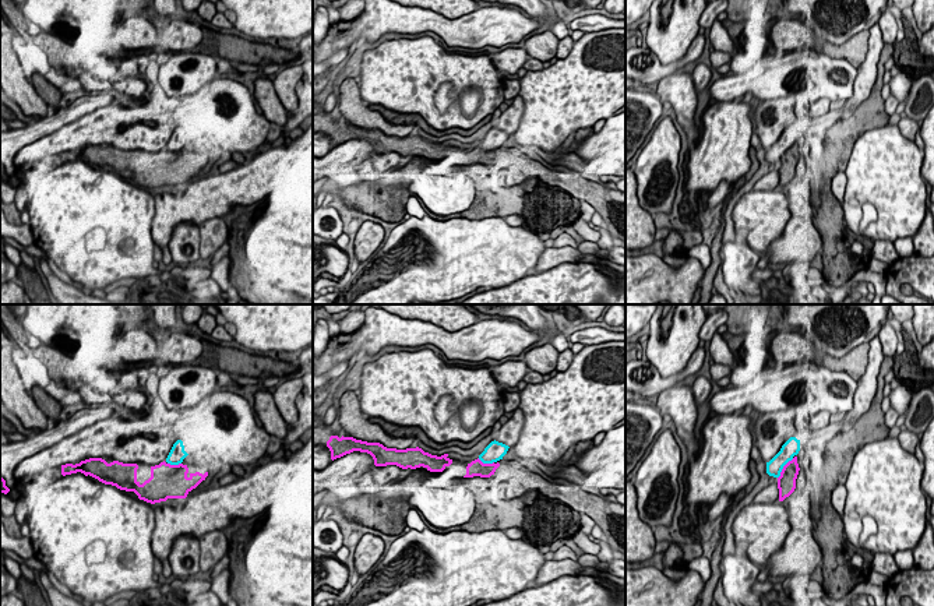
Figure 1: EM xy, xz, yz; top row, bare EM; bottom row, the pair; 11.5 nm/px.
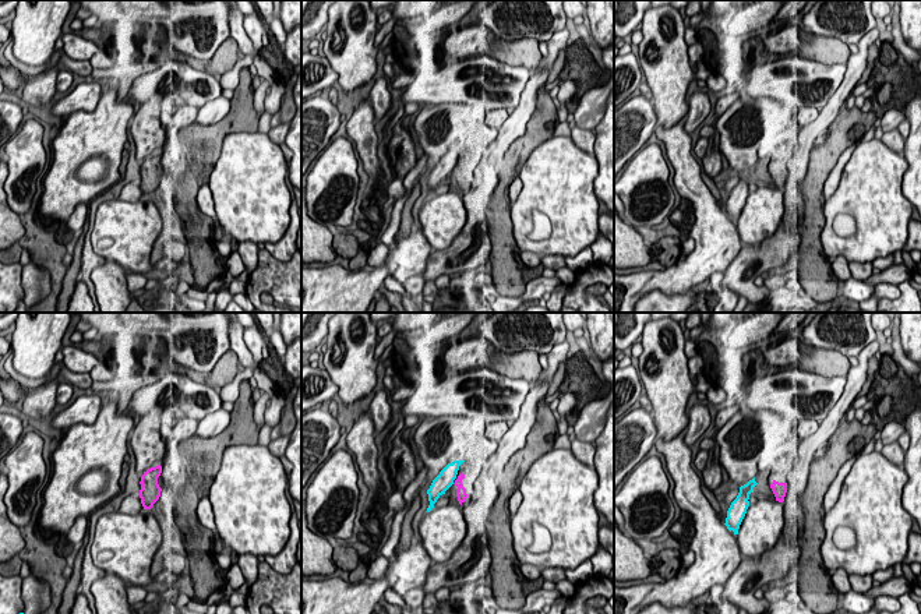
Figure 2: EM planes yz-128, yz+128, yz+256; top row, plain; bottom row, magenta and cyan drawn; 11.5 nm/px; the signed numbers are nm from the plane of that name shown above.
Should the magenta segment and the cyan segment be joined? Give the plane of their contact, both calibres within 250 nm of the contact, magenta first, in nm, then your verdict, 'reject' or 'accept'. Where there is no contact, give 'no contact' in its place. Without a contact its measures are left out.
yz | 220/190 nm | reject

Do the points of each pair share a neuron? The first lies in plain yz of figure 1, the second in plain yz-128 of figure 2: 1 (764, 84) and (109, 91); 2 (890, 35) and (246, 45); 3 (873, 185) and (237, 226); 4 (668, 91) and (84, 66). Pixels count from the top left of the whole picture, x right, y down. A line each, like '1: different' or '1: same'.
1: different
2: different
3: same
4: same

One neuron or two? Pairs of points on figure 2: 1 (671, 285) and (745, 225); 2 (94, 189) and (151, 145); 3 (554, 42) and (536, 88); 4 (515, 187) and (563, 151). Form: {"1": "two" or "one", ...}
{"1": "two", "2": "two", "3": "two", "4": "two"}

